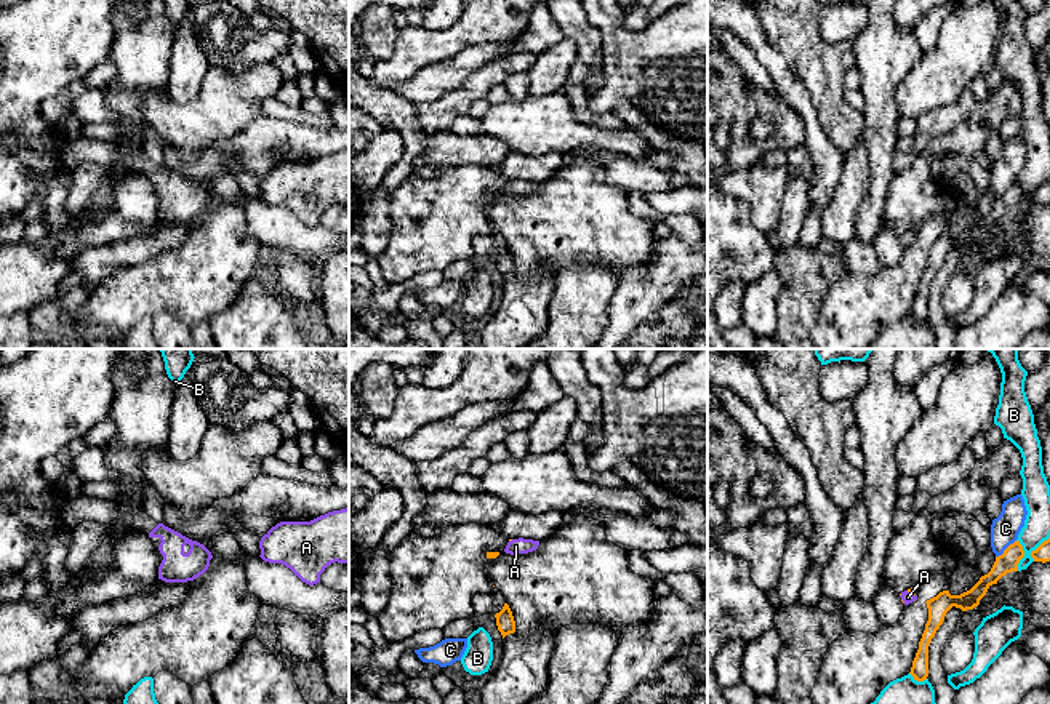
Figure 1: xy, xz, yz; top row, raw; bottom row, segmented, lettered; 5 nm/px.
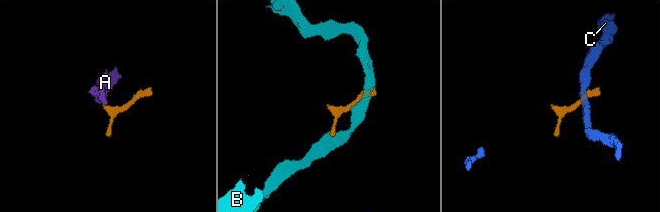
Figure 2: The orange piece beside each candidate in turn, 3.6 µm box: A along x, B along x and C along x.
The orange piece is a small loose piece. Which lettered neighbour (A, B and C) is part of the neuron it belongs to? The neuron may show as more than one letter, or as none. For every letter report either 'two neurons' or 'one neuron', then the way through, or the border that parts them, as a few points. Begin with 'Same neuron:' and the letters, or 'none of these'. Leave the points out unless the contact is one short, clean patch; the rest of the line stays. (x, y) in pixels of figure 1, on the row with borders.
Same neuron: A
A: one neuron | across yz (911, 589), (911, 591), (908, 597)
B: two neurons
C: two neurons | along yz (1015, 540), (996, 557)

